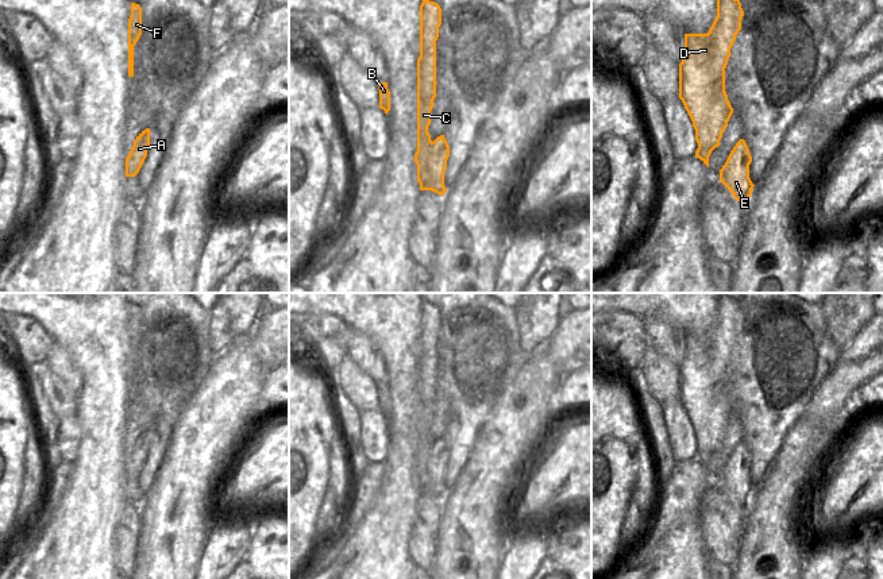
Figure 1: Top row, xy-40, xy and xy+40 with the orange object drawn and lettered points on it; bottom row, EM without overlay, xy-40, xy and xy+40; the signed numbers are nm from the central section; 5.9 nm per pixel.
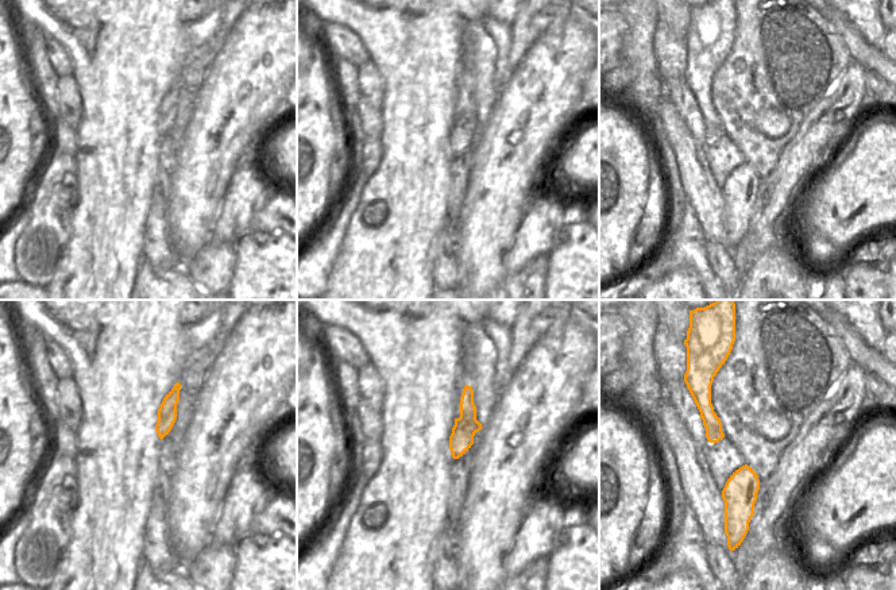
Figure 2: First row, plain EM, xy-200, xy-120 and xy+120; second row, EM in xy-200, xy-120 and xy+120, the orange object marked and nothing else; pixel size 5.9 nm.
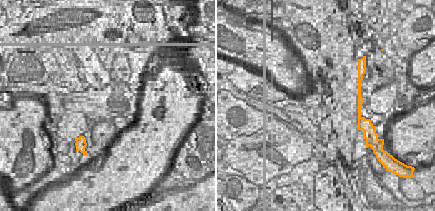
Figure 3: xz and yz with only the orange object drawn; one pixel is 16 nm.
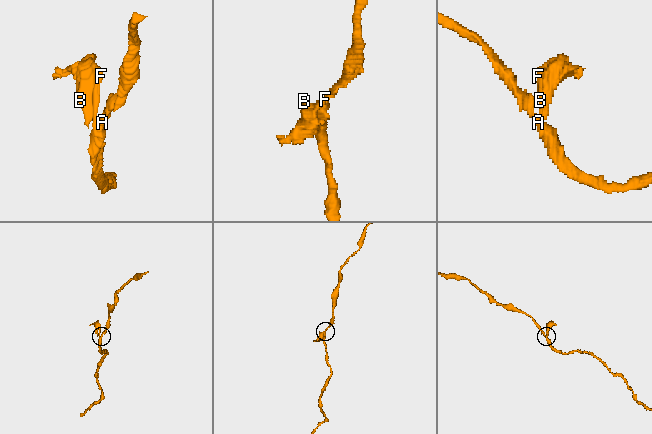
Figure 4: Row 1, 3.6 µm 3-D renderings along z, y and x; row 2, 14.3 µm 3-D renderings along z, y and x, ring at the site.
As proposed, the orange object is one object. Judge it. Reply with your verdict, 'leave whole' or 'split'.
split

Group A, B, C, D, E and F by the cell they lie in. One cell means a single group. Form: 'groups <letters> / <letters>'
groups A E / B C D F

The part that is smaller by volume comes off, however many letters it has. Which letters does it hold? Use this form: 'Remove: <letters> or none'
Remove: B, C, D, F

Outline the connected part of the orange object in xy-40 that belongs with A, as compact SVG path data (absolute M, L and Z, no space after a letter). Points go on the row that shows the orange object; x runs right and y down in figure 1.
M146 128L136 136L132 148L128 157L126 158L126 177L135 177L139 173L147 157L149 146L150 146L150 128Z

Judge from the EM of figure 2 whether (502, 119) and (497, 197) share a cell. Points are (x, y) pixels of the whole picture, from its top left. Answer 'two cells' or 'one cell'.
one cell

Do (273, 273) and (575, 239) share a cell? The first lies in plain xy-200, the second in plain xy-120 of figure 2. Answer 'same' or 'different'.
same

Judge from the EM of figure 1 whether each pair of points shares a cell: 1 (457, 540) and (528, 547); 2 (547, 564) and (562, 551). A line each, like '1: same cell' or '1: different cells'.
1: different cells
2: different cells

